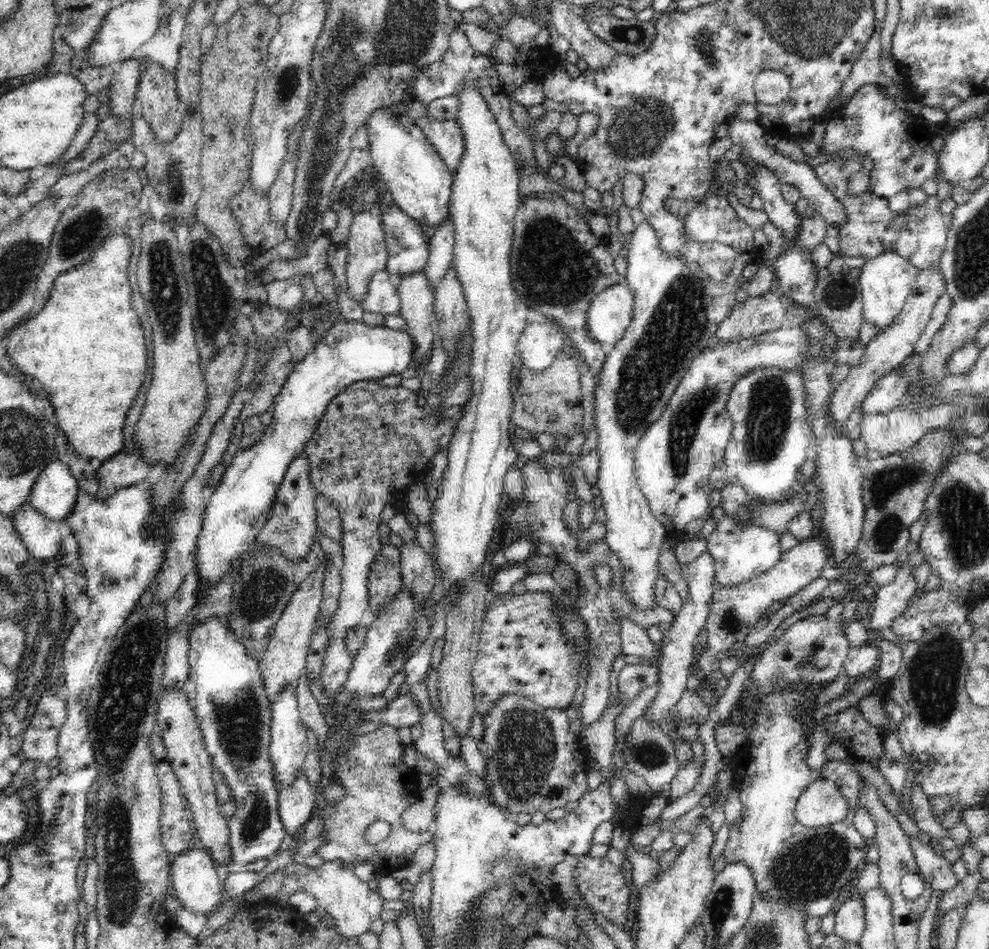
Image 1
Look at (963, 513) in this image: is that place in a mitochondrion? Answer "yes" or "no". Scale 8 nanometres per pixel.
yes

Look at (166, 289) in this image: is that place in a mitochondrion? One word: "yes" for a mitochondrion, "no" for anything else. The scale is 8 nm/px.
yes

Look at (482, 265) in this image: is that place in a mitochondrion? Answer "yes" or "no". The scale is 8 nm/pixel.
no

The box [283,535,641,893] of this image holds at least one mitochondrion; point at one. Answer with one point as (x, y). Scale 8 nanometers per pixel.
(525, 747)

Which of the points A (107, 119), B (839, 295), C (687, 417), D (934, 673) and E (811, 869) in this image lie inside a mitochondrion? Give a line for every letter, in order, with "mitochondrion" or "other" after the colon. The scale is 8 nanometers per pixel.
A: other
B: mitochondrion
C: mitochondrion
D: mitochondrion
E: mitochondrion

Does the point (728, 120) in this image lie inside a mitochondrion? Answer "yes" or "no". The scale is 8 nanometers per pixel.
no

